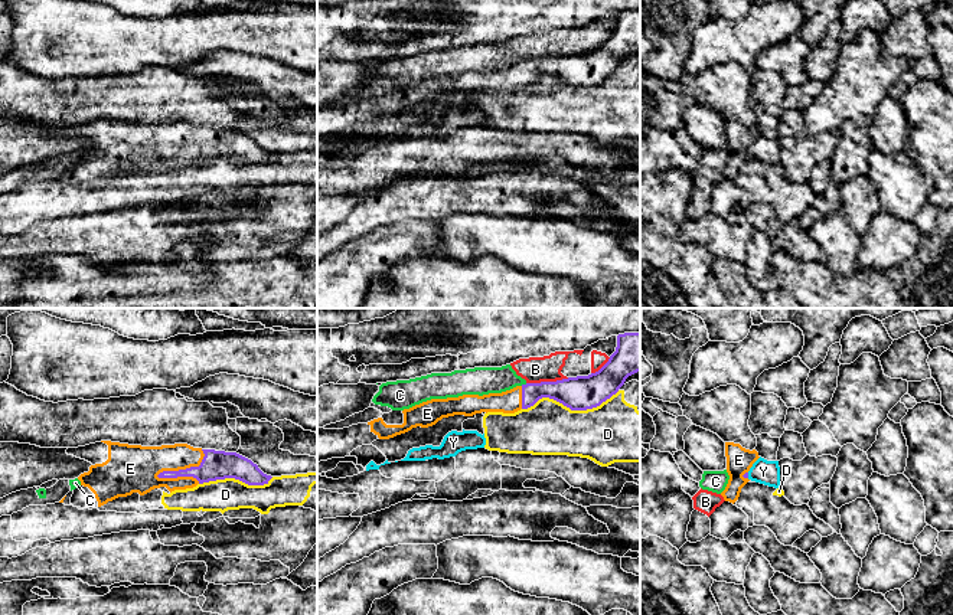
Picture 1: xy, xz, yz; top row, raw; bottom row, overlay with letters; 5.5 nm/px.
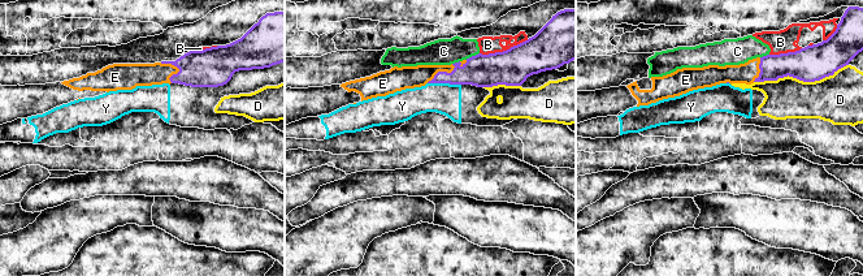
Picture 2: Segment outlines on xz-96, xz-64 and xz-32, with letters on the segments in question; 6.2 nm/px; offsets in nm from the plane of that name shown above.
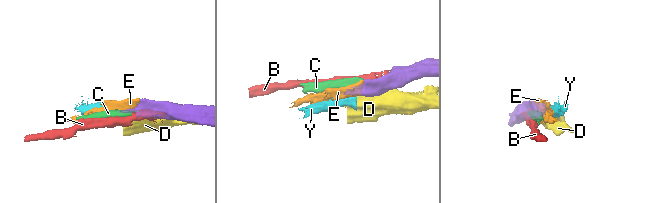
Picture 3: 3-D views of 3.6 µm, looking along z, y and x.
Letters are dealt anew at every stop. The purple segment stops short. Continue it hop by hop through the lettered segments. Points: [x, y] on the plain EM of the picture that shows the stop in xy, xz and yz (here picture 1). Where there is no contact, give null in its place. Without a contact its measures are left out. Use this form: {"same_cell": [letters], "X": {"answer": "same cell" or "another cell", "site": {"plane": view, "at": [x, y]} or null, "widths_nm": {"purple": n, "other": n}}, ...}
{"same_cell": ["E"], "B": {"answer": "another cell", "site": {"plane": "xz", "at": [547, 59]}, "widths_nm": {"purple": 190, "other": 140}}, "C": {"answer": "another cell", "site": {"plane": "xz", "at": [524, 62]}, "widths_nm": {"purple": 140, "other": 160}}, "D": {"answer": "another cell", "site": {"plane": "xz", "at": [570, 85]}, "widths_nm": {"purple": 190, "other": 320}}, "E": {"answer": "same cell", "site": {"plane": "xy", "at": [183, 147]}, "widths_nm": {"purple": 160, "other": 220}}, "Y": {"answer": "another cell", "site": {"plane": "yz", "at": [747, 153]}, "widths_nm": {"purple": 30, "other": 140}}}

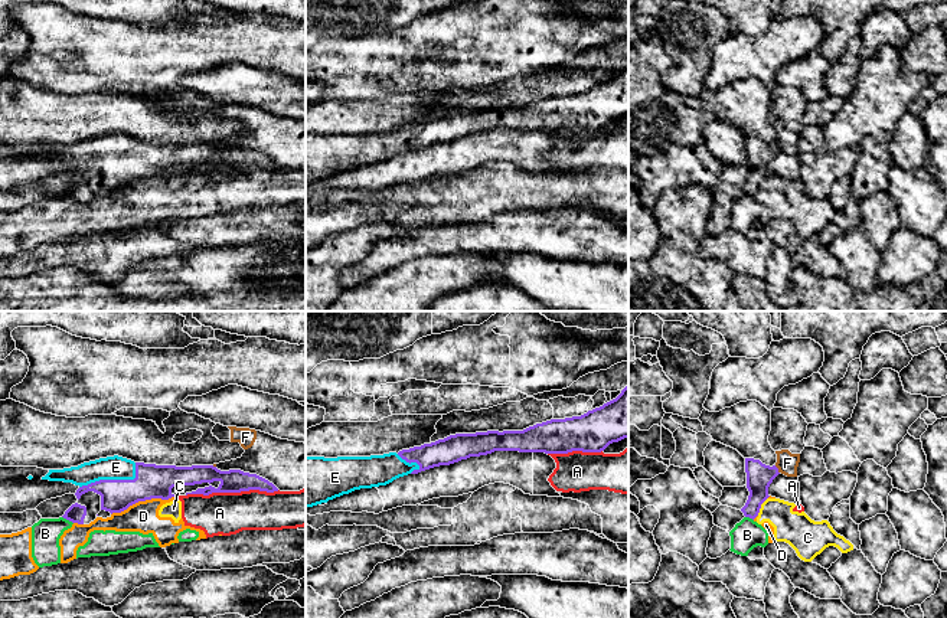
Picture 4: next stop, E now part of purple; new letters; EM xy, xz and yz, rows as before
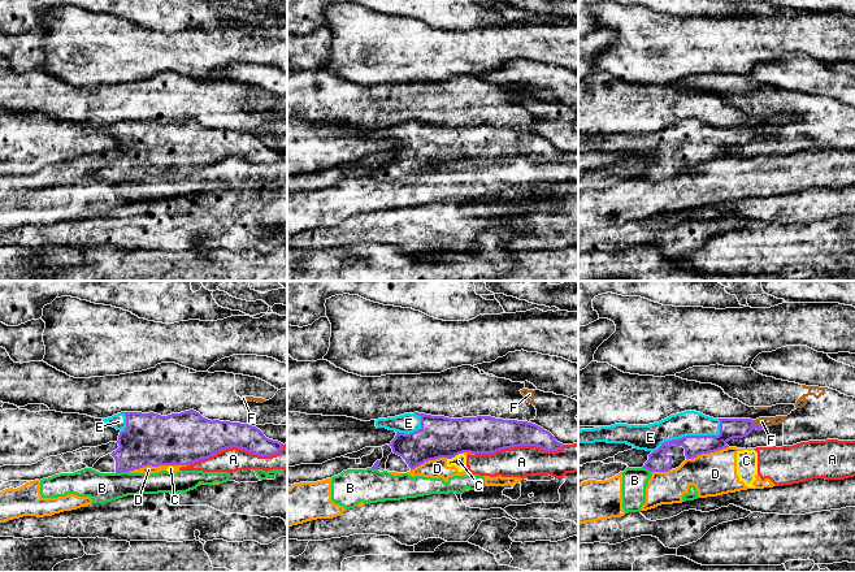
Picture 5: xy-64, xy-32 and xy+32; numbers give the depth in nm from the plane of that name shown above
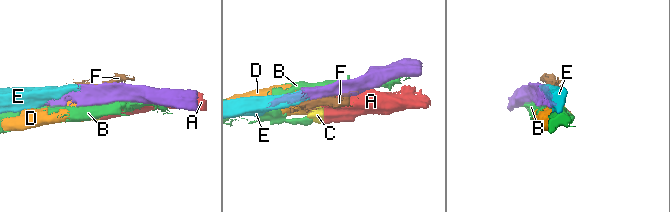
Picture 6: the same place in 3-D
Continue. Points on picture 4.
{"same_cell": ["E"], "A": {"answer": "another cell", "site": {"plane": "xy", "at": [232, 169]}, "widths_nm": {"purple": 130, "other": 240}}, "B": {"answer": "another cell", "site": {"plane": "xy", "at": [68, 196]}, "widths_nm": {"purple": 100, "other": 160}}, "C": {"answer": "another cell", "site": {"plane": "yz", "at": [760, 183]}, "widths_nm": {"purple": 140, "other": 190}}, "D": {"answer": "another cell", "site": {"plane": "xy", "at": [143, 177]}, "widths_nm": {"purple": 190, "other": 170}}, "E": {"answer": "same cell", "site": {"plane": "xy", "at": [114, 157]}, "widths_nm": {"purple": 190, "other": 130}}, "F": {"answer": "another cell", "site": {"plane": "yz", "at": [777, 147]}, "widths_nm": {"purple": 140, "other": 120}}}

